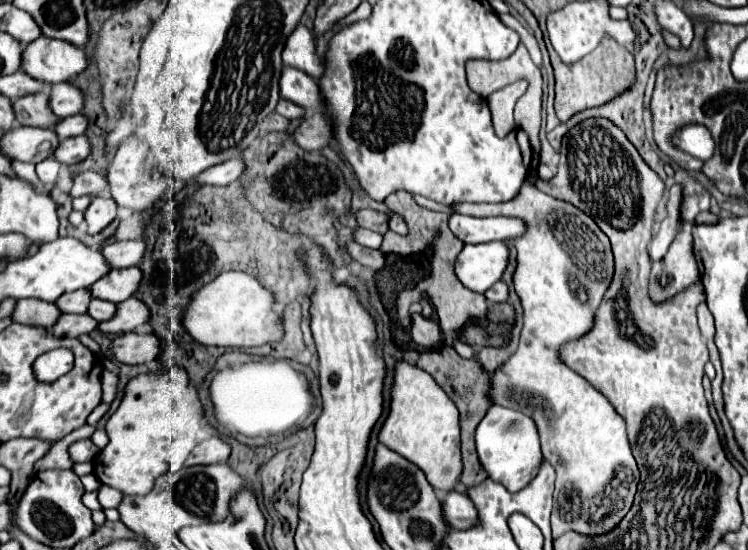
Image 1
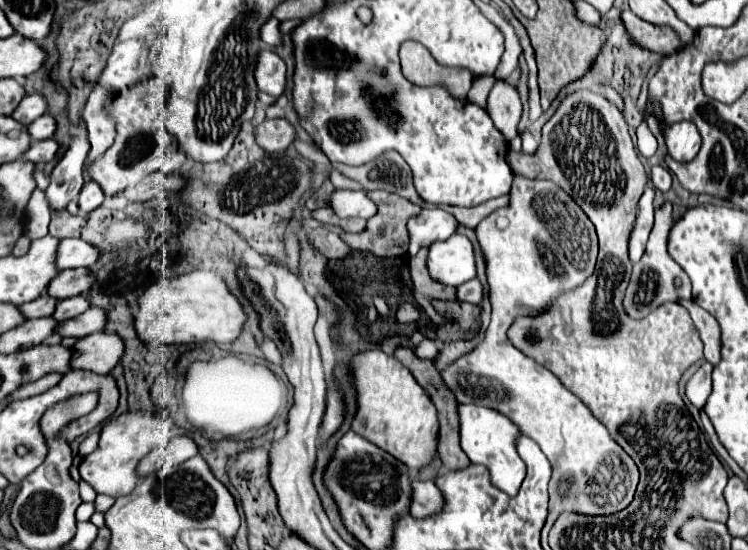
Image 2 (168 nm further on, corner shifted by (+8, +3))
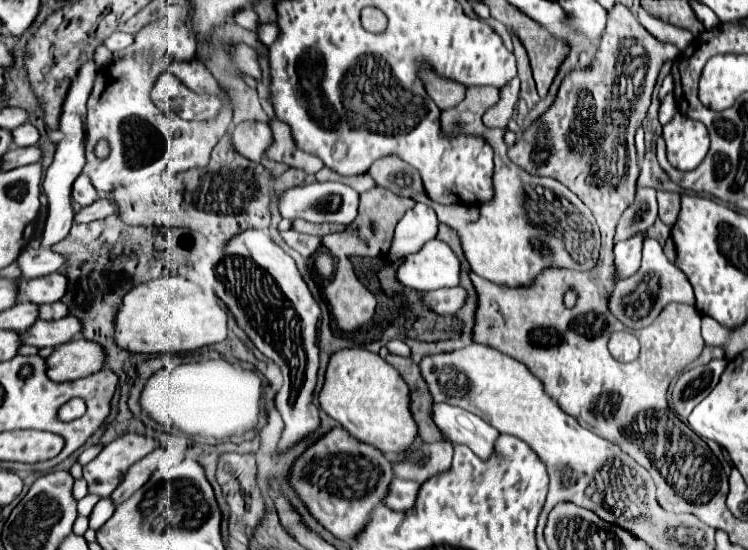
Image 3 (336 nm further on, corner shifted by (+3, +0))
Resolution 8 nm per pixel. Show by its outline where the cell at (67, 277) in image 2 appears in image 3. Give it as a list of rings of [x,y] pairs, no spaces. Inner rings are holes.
[[[60,272],[34,280],[24,280],[20,300],[30,300],[34,304],[52,304],[64,296],[66,288],[68,288],[68,276]]]

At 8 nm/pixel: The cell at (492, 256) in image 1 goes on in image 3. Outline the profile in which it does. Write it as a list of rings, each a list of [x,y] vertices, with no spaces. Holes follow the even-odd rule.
[[[430,240],[428,244],[424,244],[424,248],[420,252],[406,256],[406,262],[398,268],[398,280],[404,286],[410,286],[418,292],[430,292],[430,290],[438,290],[438,288],[458,286],[460,284],[460,268],[462,268],[460,258],[450,250],[450,246],[446,242]]]

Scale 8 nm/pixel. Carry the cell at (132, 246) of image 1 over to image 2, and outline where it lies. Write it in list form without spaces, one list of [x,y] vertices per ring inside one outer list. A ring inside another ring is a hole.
[[[61,239],[57,249],[57,267],[61,271],[69,267],[87,267],[95,263],[95,257],[99,257],[99,249],[93,245],[79,239]]]

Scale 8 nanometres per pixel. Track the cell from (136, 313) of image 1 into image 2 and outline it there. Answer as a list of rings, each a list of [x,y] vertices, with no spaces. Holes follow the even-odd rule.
[[[89,307],[87,313],[81,313],[69,321],[61,321],[55,329],[57,335],[61,337],[75,337],[75,339],[81,339],[89,333],[95,333],[95,331],[101,331],[103,329],[103,309],[95,309],[95,307]]]

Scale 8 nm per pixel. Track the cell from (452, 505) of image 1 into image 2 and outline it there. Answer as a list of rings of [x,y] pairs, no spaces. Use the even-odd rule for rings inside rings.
[[[411,481],[411,505],[409,515],[429,517],[443,509],[443,497],[433,481]]]

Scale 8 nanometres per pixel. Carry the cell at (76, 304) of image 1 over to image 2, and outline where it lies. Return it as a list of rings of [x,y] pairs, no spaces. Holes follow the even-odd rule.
[[[43,295],[43,297],[37,297],[35,301],[29,301],[29,303],[21,305],[19,311],[21,311],[21,315],[27,317],[27,319],[35,319],[35,317],[51,317],[51,313],[55,311],[55,303],[57,303],[57,301],[55,301],[53,297]]]

